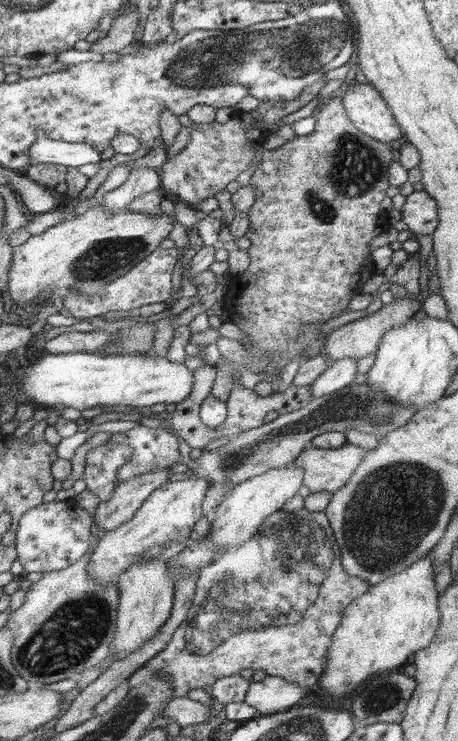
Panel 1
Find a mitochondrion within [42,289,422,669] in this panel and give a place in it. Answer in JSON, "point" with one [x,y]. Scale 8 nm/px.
{"point":[293,566]}

